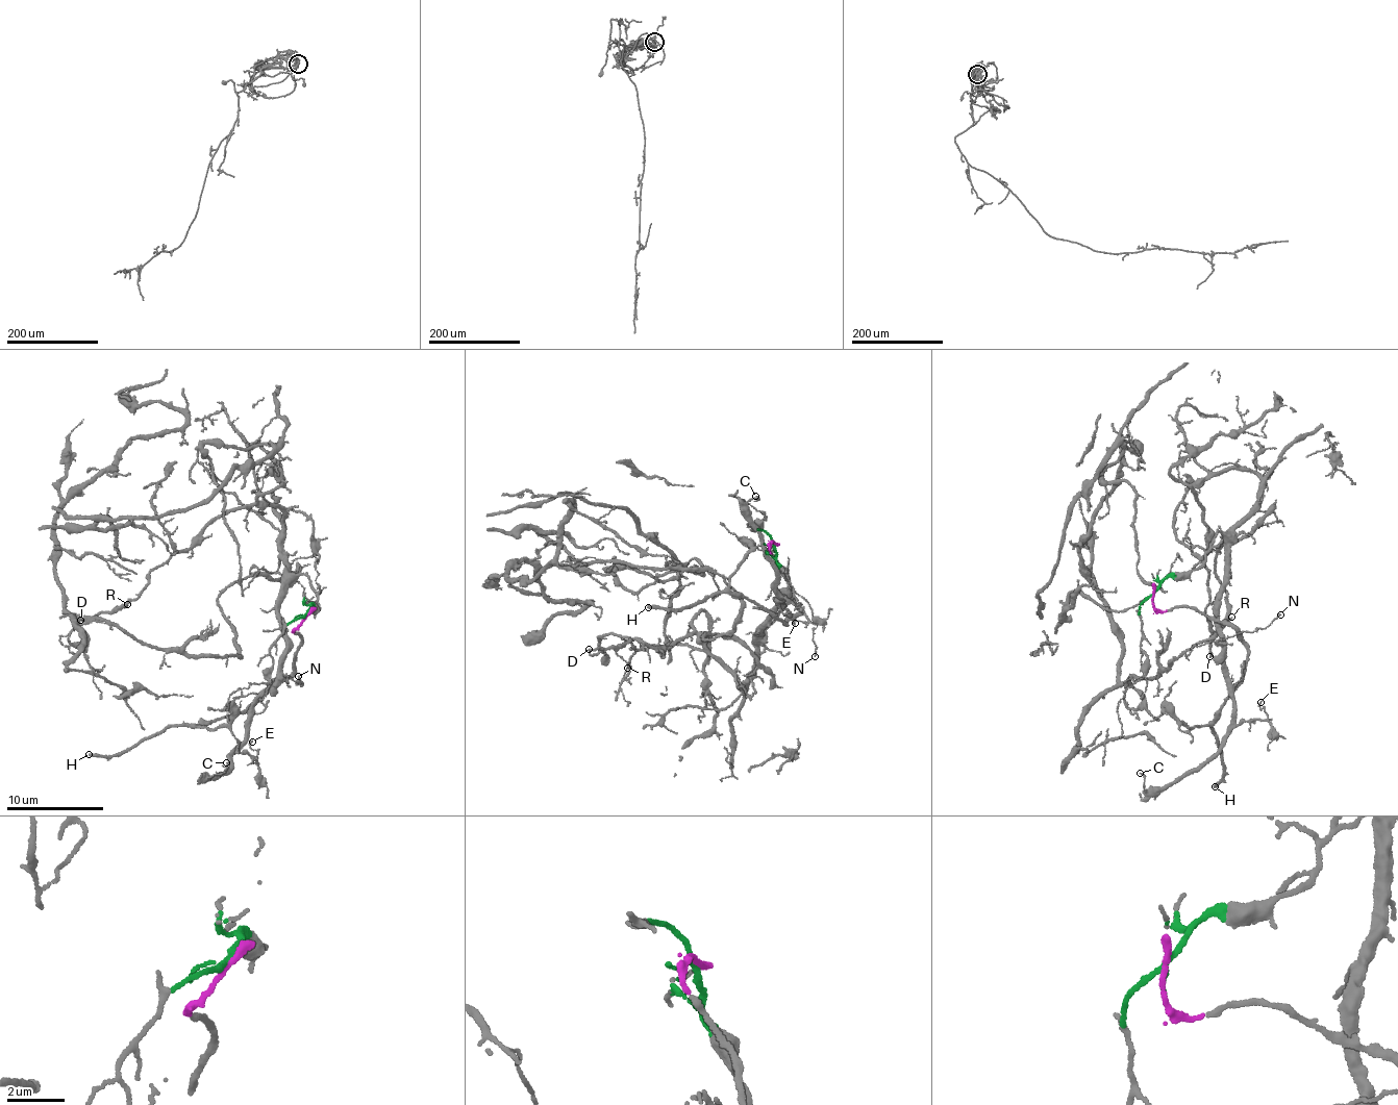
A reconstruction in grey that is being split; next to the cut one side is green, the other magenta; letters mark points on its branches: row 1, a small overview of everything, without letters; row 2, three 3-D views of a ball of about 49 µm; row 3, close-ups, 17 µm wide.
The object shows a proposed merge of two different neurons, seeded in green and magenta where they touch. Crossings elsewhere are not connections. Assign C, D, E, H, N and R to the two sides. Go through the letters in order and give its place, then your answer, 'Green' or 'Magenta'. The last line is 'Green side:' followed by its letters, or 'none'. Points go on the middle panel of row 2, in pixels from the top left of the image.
C: Place: (755, 496). Green
D: Place: (589, 649). Green
E: Place: (795, 623). Green
H: Place: (648, 607). Magenta
N: Place: (815, 656). Green
R: Place: (627, 668). Green
Green side: C, D, E, N, R

